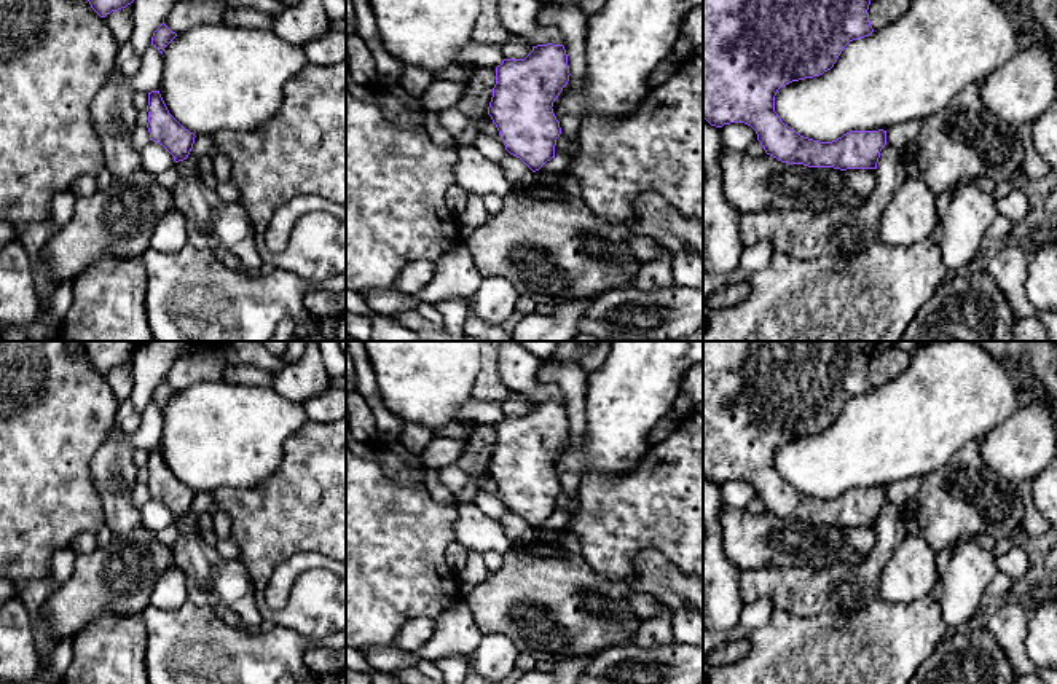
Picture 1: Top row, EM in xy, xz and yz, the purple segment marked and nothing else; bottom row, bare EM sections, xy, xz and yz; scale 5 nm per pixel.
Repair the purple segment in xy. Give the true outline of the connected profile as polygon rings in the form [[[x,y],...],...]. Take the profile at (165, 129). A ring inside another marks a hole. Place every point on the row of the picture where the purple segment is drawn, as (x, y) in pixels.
[[[159,91],[148,92],[147,112],[150,140],[163,145],[175,163],[187,159],[196,136],[169,113]]]

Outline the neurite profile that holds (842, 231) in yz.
[[[888,143],[880,151],[875,171],[875,185],[859,207],[740,214],[743,247],[770,241],[775,250],[800,260],[851,260],[864,254],[878,244],[882,215],[907,177],[902,153]]]

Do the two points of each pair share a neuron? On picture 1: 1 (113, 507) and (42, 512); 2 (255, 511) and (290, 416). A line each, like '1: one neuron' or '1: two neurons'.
1: two neurons
2: two neurons

